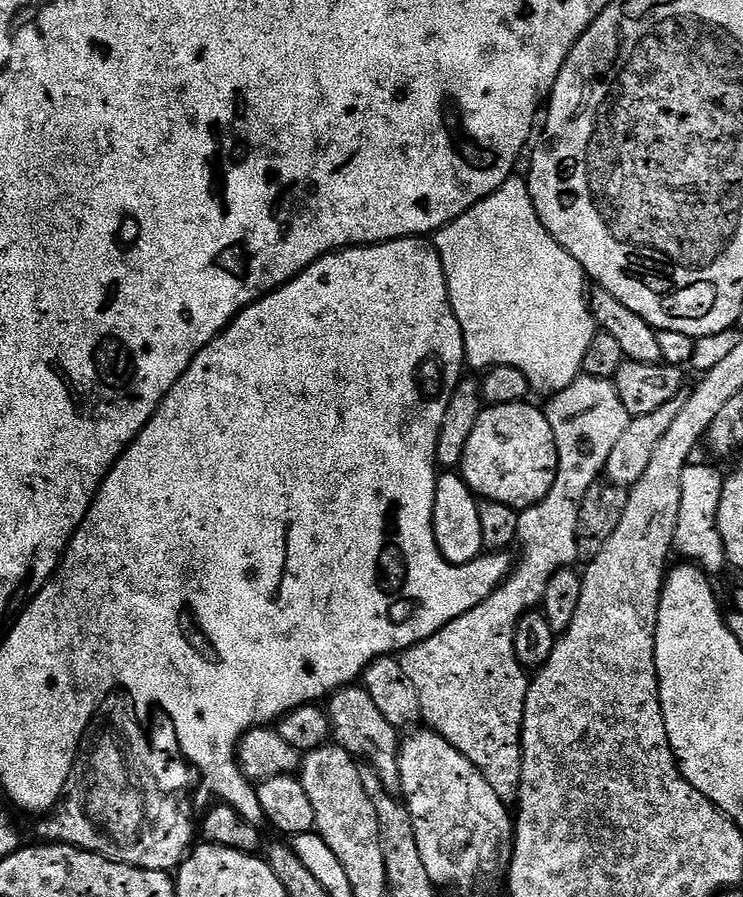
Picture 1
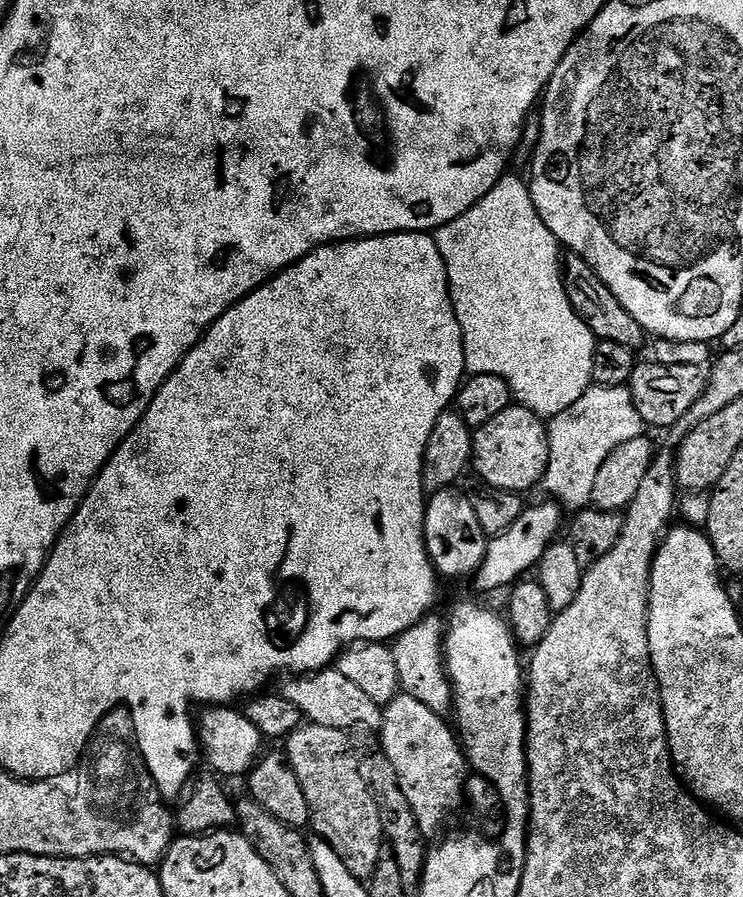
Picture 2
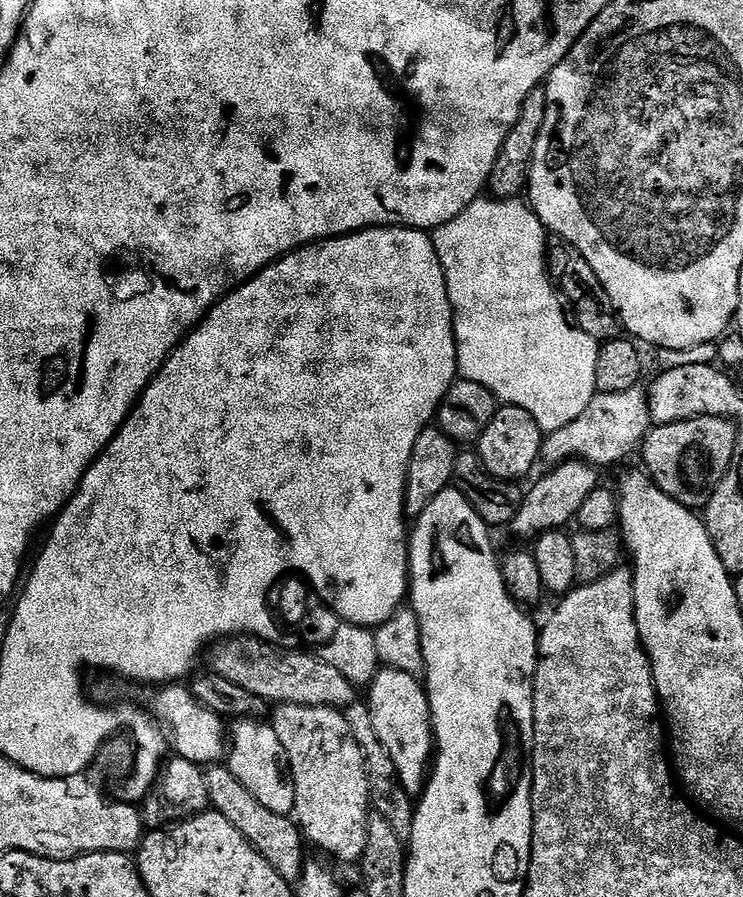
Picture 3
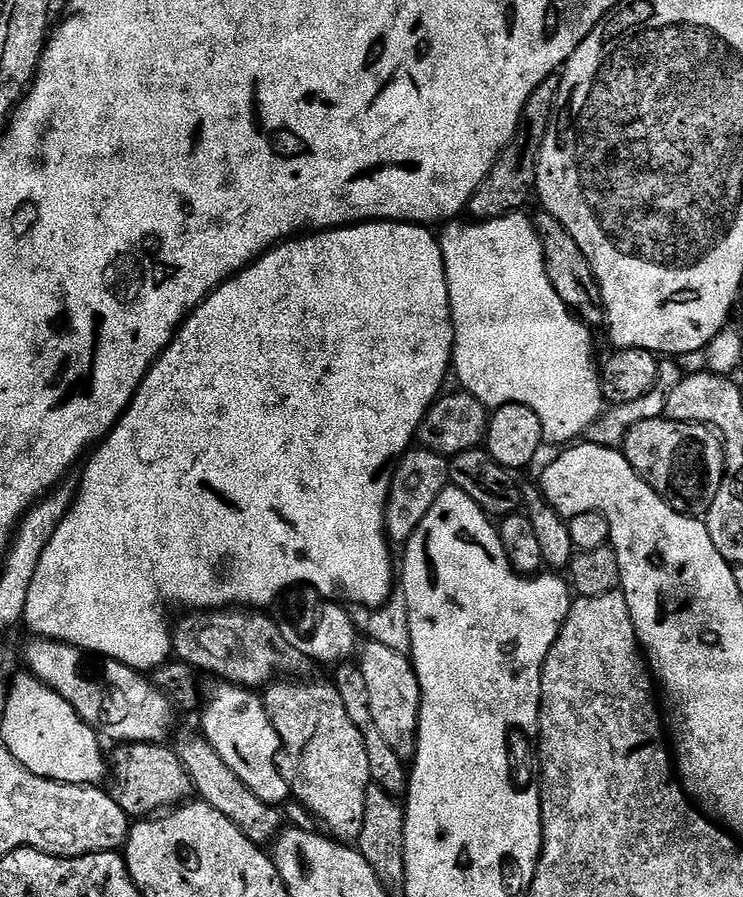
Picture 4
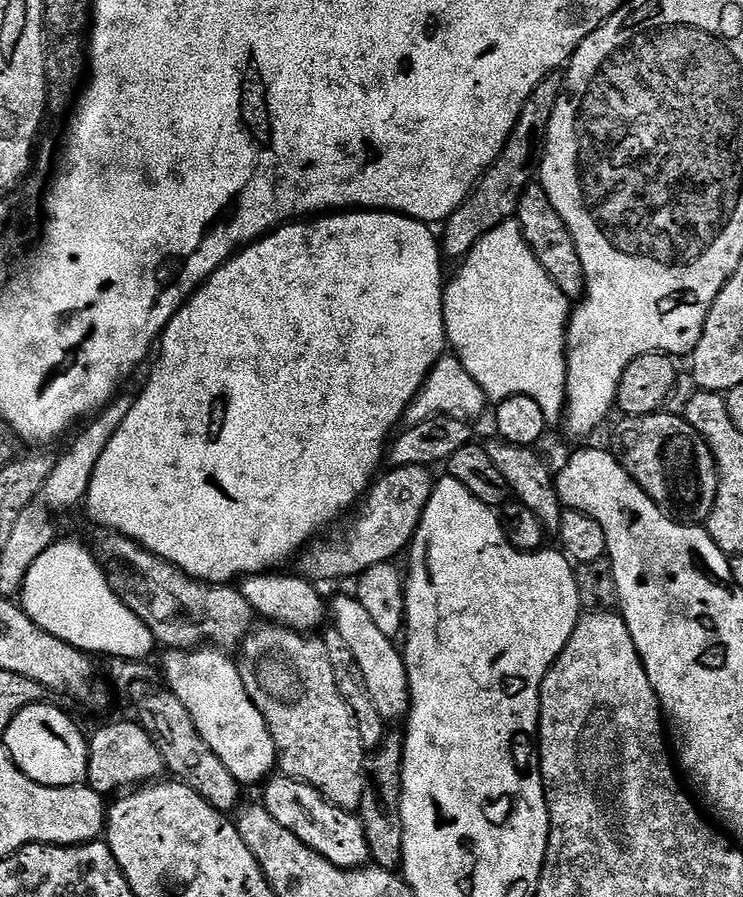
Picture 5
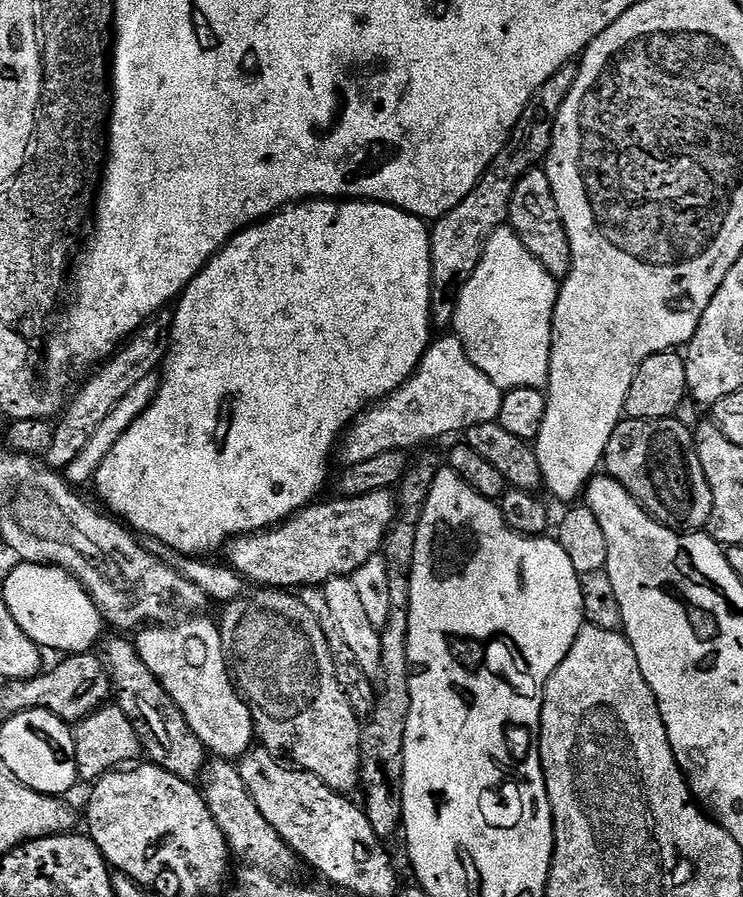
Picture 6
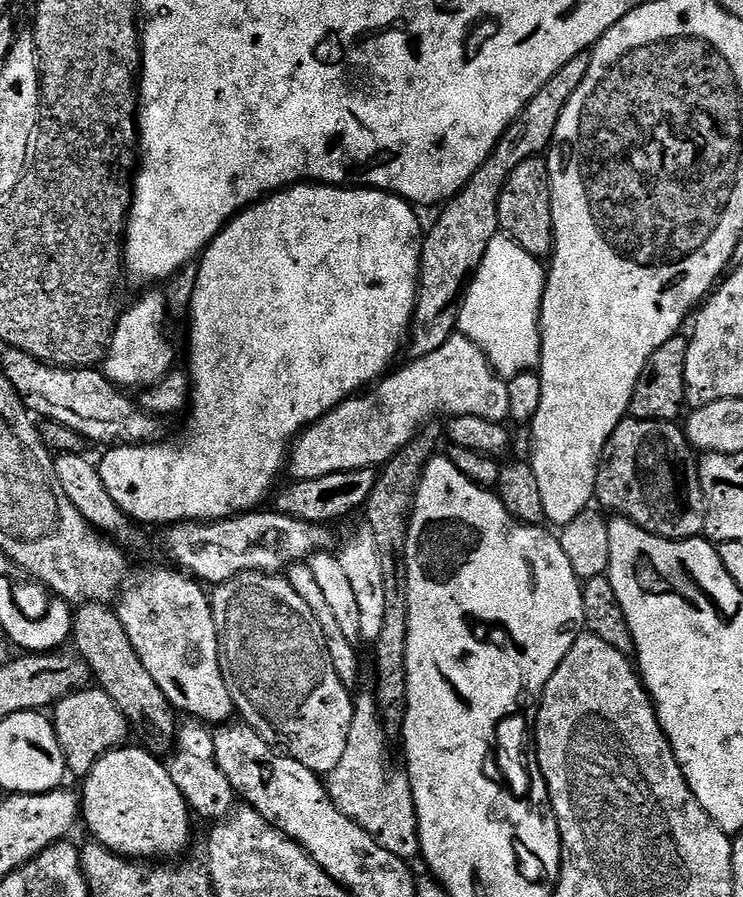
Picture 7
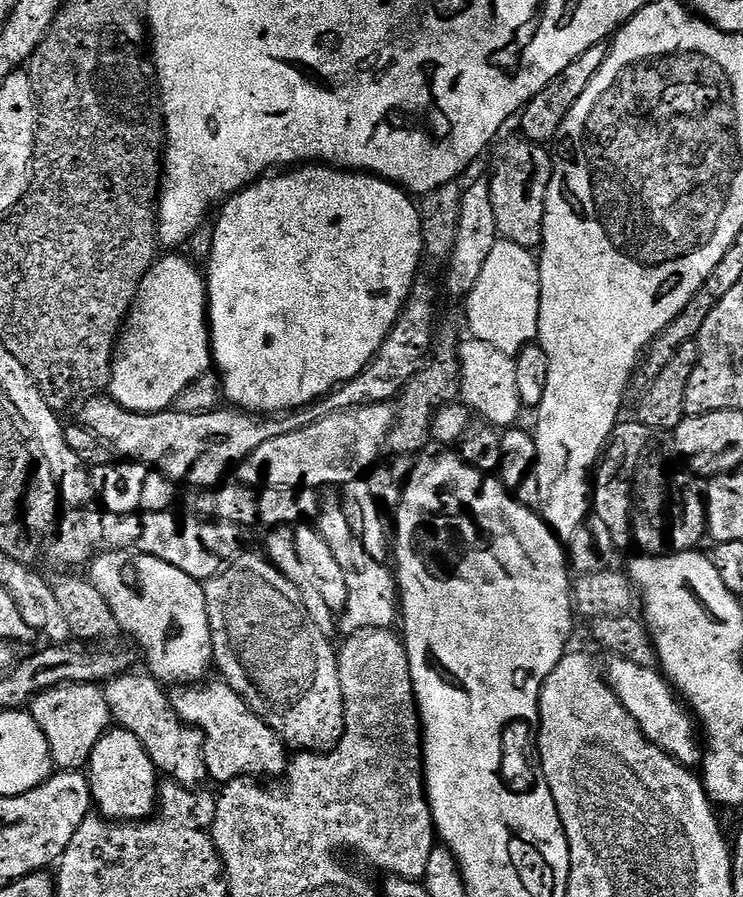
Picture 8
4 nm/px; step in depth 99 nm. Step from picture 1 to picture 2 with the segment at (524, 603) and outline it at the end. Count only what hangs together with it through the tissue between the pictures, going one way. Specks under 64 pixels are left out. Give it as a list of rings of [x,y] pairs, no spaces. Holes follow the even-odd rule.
[[[628,386],[590,387],[582,394],[582,398],[578,398],[578,402],[574,402],[574,406],[570,406],[568,410],[562,410],[562,414],[551,417],[546,427],[548,429],[548,465],[542,481],[542,489],[544,488],[545,494],[548,495],[545,497],[551,498],[565,509],[572,508],[571,510],[583,509],[591,501],[594,494],[594,478],[597,477],[598,470],[606,462],[606,458],[610,458],[610,454],[618,450],[622,442],[630,442],[630,438],[638,438],[646,432],[644,419],[642,414],[638,414],[638,406],[634,406],[632,390]],[[429,614],[390,644],[394,654],[394,666],[398,666],[401,689],[407,695],[418,698],[422,706],[430,706],[430,710],[441,714],[451,713],[454,708],[452,681],[449,680],[448,670],[444,667],[445,635],[445,621],[439,620],[436,614]]]

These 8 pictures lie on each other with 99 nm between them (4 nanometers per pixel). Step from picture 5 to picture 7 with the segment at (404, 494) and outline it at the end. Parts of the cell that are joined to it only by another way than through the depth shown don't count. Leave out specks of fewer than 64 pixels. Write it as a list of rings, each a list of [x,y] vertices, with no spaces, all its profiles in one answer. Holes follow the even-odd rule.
[[[249,510],[226,520],[185,522],[165,527],[164,548],[181,564],[177,565],[185,573],[205,585],[215,586],[243,572],[280,574],[293,564],[307,561],[316,552],[333,547],[331,527],[283,516],[275,510],[260,511]]]

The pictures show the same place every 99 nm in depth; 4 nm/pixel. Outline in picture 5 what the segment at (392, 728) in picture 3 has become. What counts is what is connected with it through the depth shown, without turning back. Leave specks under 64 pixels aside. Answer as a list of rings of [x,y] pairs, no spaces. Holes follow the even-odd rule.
[[[355,595],[340,596],[336,601],[331,601],[330,616],[338,634],[342,634],[342,642],[358,658],[358,667],[362,670],[362,678],[366,678],[364,689],[370,694],[370,702],[378,709],[378,714],[386,722],[392,720],[403,721],[407,717],[412,706],[412,695],[408,689],[408,675],[404,658],[399,647],[394,645],[393,637],[382,634],[378,626],[370,618],[368,611],[362,606],[362,602]]]

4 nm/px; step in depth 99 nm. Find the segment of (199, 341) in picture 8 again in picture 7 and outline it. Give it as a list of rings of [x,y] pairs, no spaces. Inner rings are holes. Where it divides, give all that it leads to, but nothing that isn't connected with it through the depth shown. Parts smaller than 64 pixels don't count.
[[[148,290],[144,297],[137,302],[133,308],[125,307],[120,313],[120,319],[116,321],[116,329],[112,335],[112,340],[108,344],[108,354],[102,361],[102,371],[113,384],[124,390],[132,390],[128,388],[138,388],[137,390],[145,390],[159,383],[161,379],[171,372],[176,363],[176,352],[172,349],[172,344],[168,341],[168,336],[164,333],[164,315],[170,312],[168,301],[165,293],[152,292],[156,290]]]

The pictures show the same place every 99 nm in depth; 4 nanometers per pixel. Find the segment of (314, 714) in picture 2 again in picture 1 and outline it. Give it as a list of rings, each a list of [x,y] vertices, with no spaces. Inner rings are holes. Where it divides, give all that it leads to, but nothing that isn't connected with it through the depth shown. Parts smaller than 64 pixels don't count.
[[[349,686],[333,692],[326,704],[328,720],[332,723],[332,736],[339,747],[344,748],[352,756],[359,758],[367,767],[373,768],[382,782],[390,790],[400,786],[400,741],[401,733],[390,722],[386,722],[386,714],[374,706],[374,698],[363,686]]]

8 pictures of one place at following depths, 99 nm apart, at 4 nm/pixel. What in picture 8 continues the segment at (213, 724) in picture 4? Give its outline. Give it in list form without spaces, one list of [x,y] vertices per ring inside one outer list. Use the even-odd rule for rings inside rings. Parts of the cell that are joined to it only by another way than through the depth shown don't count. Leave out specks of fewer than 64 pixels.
[[[101,552],[91,561],[91,568],[92,584],[98,586],[106,602],[110,602],[110,610],[114,610],[114,618],[118,618],[121,633],[136,639],[135,647],[142,653],[143,663],[144,660],[148,663],[147,671],[151,675],[165,686],[191,686],[209,675],[208,668],[213,667],[212,635],[201,581],[190,578],[190,574],[182,574],[178,566],[170,566],[170,562],[162,562],[162,558],[138,556],[131,552]]]

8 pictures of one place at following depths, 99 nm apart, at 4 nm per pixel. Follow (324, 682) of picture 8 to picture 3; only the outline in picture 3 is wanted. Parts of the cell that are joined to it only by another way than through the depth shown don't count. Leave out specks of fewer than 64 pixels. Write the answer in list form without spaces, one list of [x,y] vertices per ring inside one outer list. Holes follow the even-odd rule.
[[[281,704],[271,713],[270,723],[278,734],[278,742],[282,742],[284,752],[288,755],[288,767],[294,782],[294,819],[305,841],[344,864],[355,865],[366,850],[370,801],[364,755],[358,742],[354,742],[354,730],[350,730],[347,715],[338,708]]]

